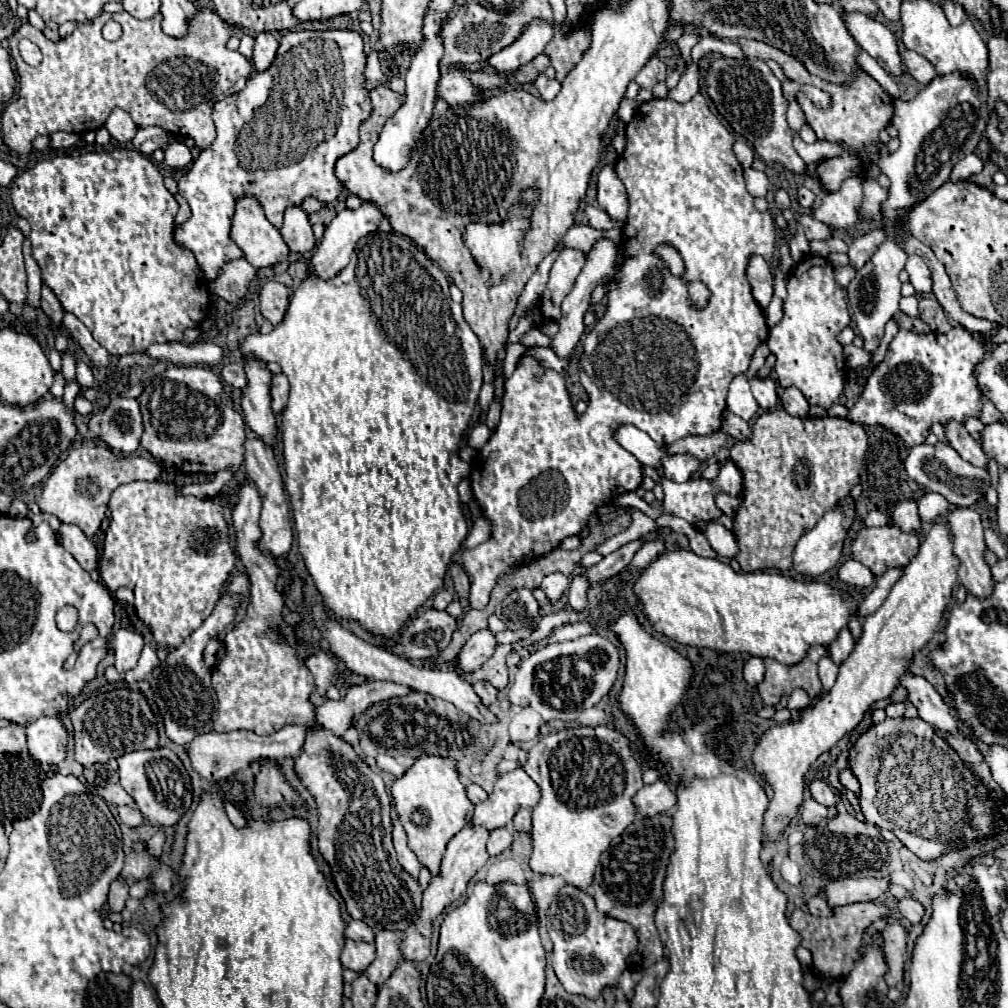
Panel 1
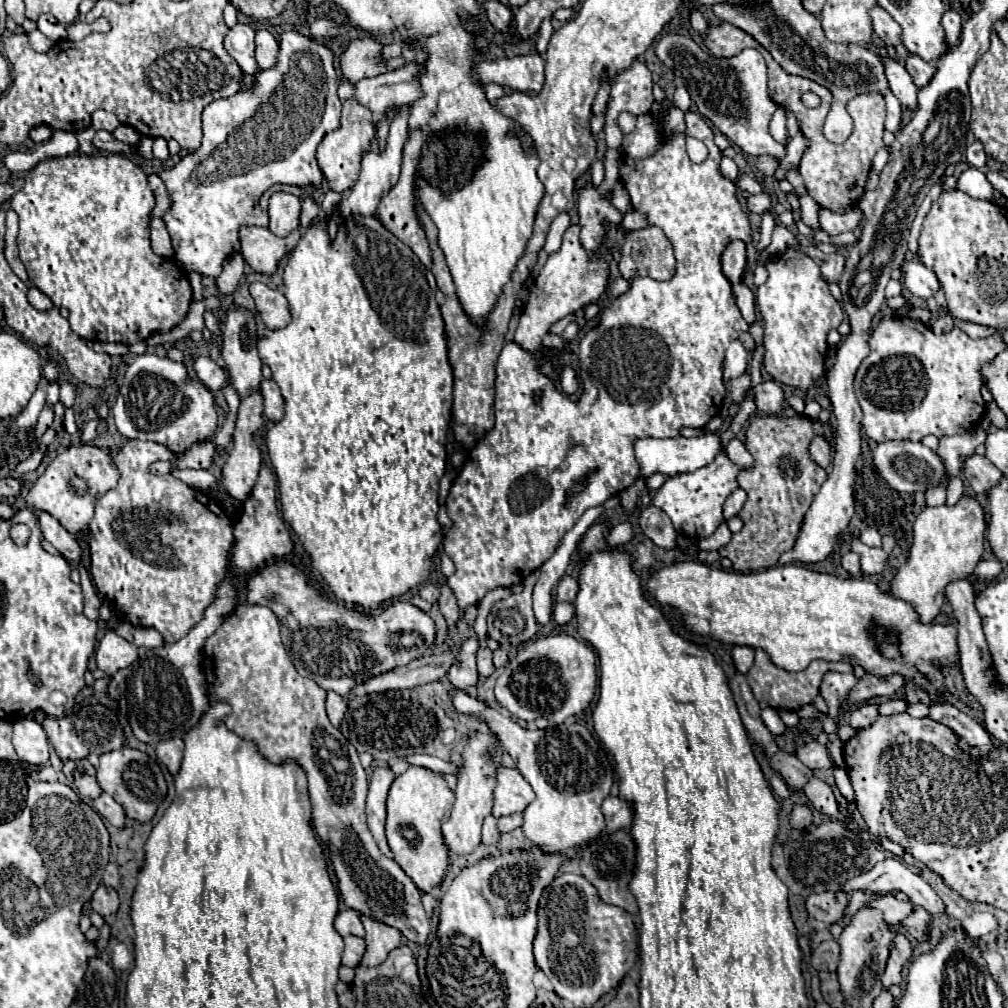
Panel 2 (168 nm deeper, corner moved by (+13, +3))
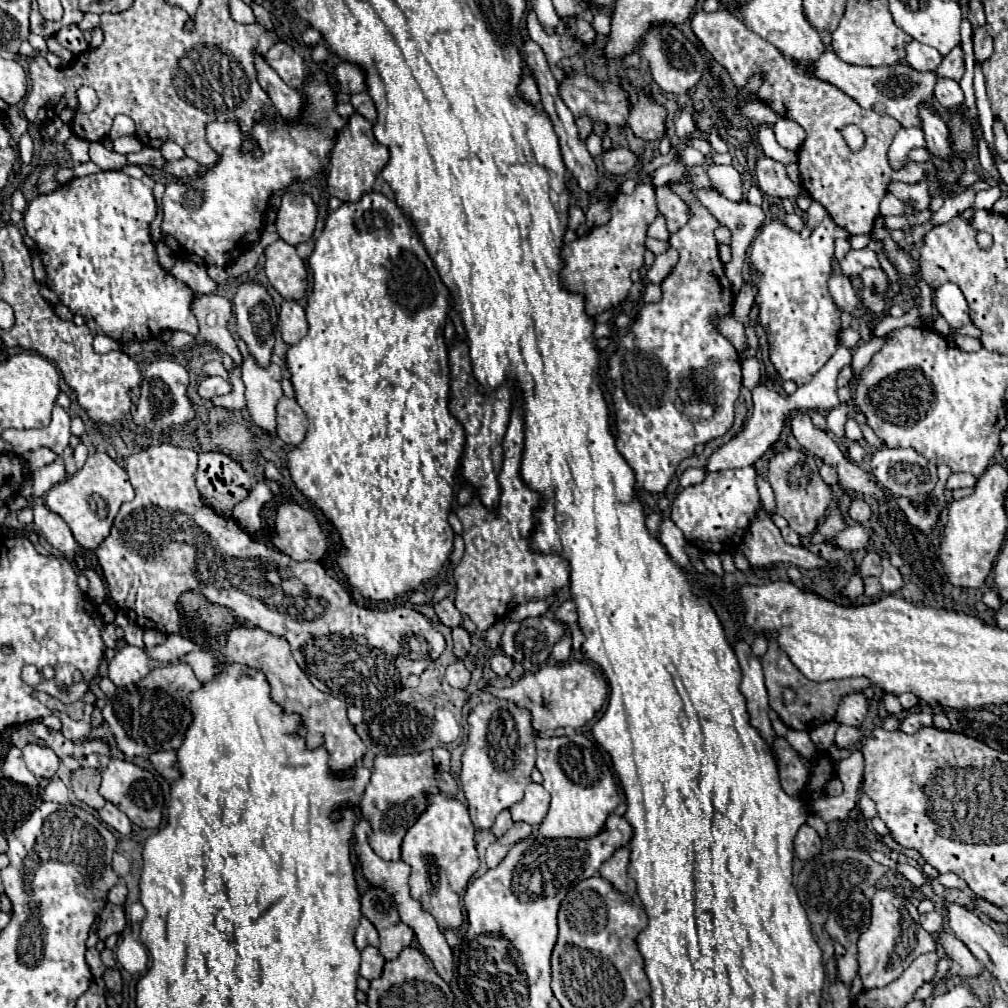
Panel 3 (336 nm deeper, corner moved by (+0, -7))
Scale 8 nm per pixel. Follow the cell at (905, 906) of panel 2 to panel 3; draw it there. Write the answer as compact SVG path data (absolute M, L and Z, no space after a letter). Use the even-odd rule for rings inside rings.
M933 911L933 913L923 913L921 915L921 927L925 931L929 931L931 935L939 935L943 931L943 925L945 925L945 917L943 913L939 911Z

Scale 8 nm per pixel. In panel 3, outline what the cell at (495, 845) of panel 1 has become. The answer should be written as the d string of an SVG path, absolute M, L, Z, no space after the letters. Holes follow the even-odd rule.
M505 809L503 813L499 813L499 817L495 819L495 823L491 825L491 831L495 833L495 837L501 837L509 827L513 825L513 819L511 819L511 813Z

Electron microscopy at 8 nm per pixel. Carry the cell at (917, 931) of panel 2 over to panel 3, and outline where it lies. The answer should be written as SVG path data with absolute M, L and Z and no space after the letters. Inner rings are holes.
M939 933L939 943L943 945L945 953L953 959L953 975L967 979L967 977L979 977L983 973L983 965L969 953L969 949L951 933Z

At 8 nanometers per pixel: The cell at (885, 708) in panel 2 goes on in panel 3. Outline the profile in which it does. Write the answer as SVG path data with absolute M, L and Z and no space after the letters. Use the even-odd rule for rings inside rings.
M913 713L901 721L901 731L905 733L917 733L923 727L933 725L933 715L931 713Z

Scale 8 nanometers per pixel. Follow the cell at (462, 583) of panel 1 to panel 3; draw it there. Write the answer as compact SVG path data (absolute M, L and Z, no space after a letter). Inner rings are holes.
M455 627L453 629L453 655L463 661L467 657L469 649L471 649L469 633L465 631L465 627Z

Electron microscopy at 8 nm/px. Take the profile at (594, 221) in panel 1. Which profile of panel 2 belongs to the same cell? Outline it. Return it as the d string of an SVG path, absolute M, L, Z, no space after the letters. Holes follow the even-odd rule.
M628 211L622 215L622 223L620 223L624 229L628 231L634 231L634 229L644 229L648 223L644 219L644 215L636 213L636 211Z

